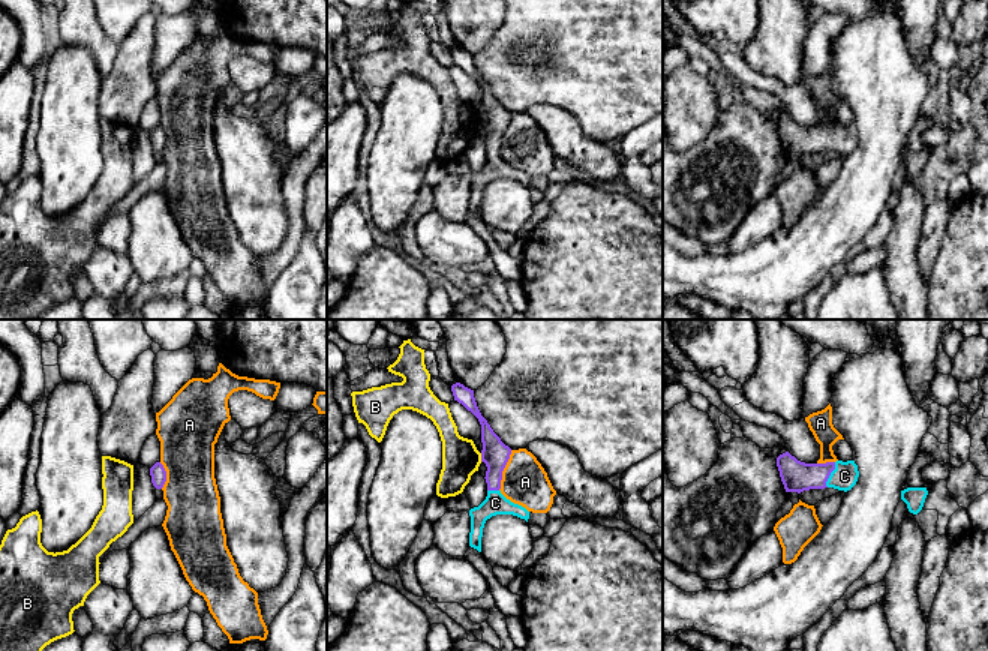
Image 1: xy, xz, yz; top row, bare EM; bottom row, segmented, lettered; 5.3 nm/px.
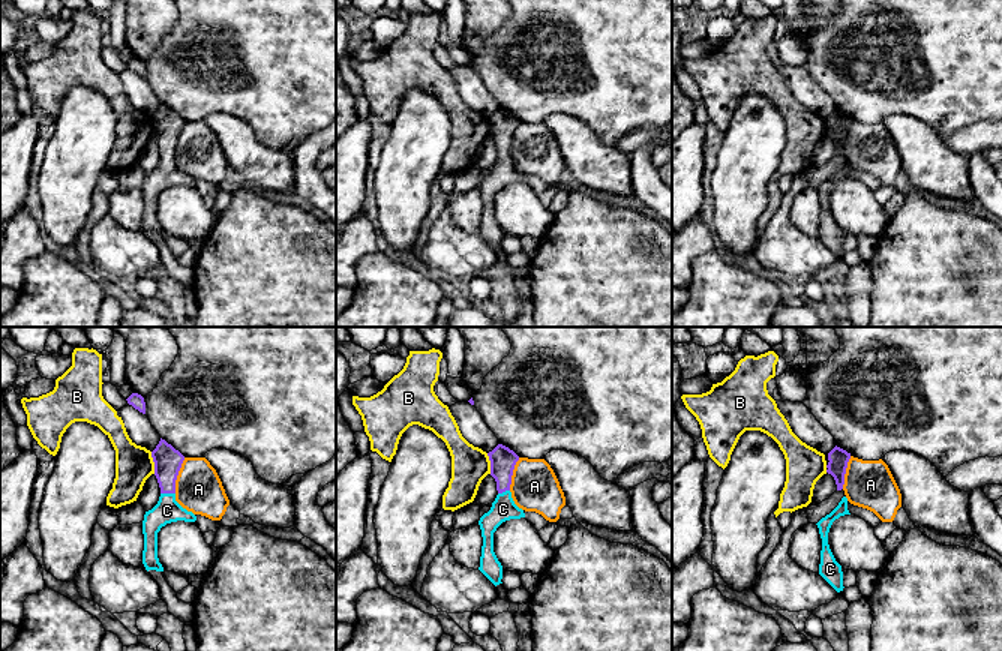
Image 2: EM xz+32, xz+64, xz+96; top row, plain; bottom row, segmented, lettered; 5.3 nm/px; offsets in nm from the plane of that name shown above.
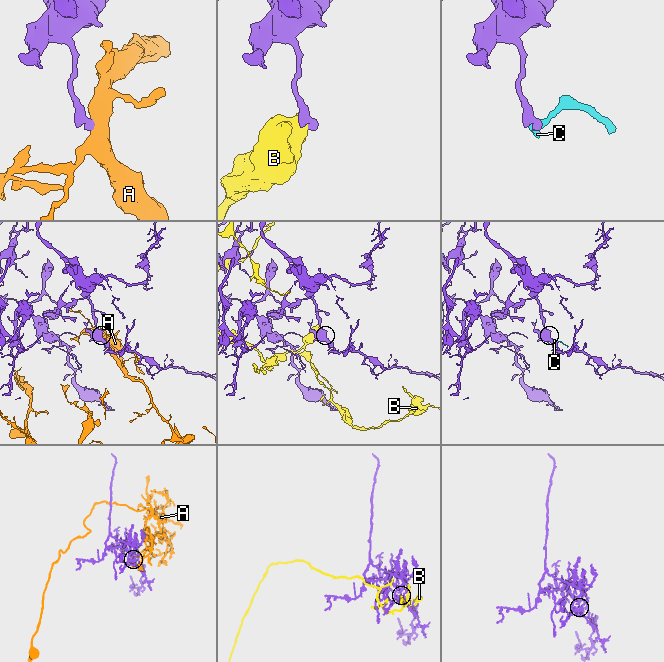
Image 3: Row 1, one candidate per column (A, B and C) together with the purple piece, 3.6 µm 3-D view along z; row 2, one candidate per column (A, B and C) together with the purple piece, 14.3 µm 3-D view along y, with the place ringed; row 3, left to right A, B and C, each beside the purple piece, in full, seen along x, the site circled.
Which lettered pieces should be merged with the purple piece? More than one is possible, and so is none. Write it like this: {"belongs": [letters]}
{"belongs": ["C"]}

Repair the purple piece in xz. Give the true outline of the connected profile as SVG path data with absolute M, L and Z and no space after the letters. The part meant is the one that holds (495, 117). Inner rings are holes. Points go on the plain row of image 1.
M456 46L451 50L451 56L454 64L471 75L481 88L481 126L484 126L487 130L484 141L487 147L487 160L478 171L469 174L469 210L481 216L483 192L487 183L496 178L513 178L528 186L529 176L525 171L507 164L499 154L502 135L510 123L511 112L501 105L487 84L481 80L474 62L474 54L465 51L460 46Z

